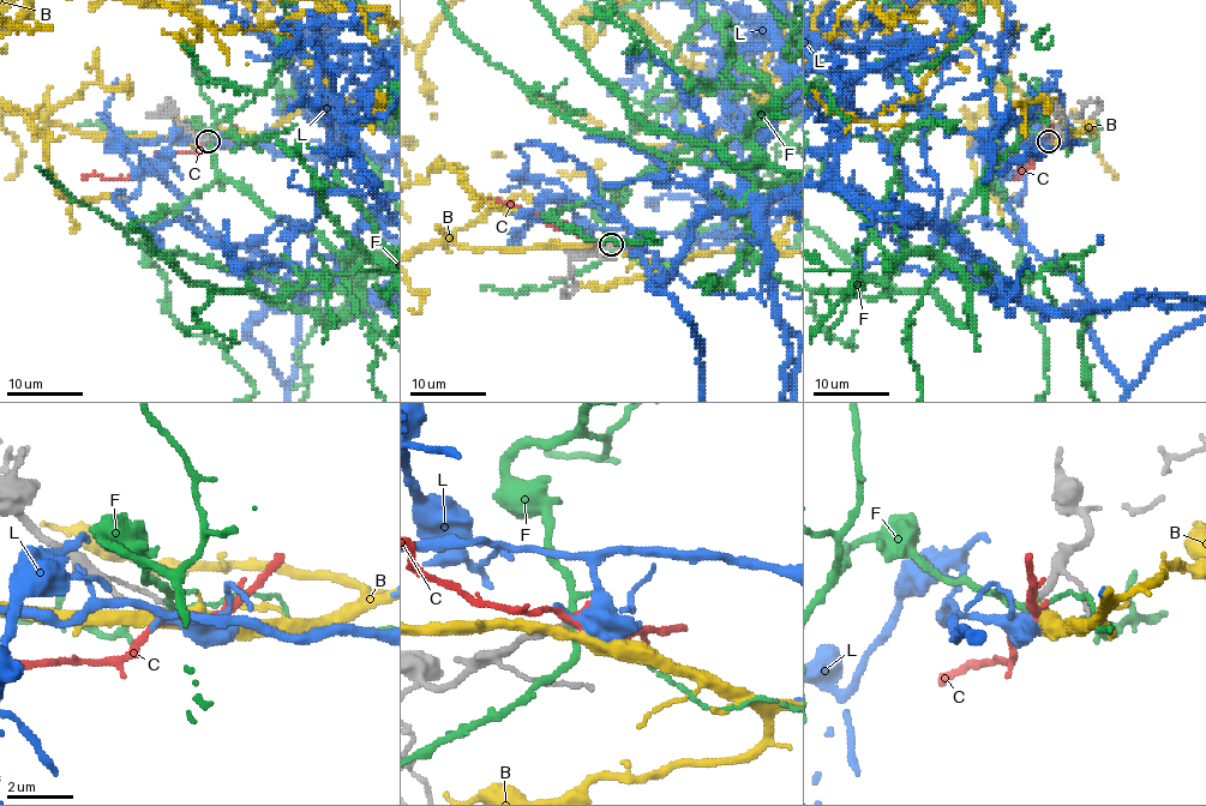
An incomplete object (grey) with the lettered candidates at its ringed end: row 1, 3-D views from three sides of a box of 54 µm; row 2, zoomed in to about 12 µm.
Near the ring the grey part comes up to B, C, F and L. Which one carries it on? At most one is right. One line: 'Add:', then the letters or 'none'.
Add: L

